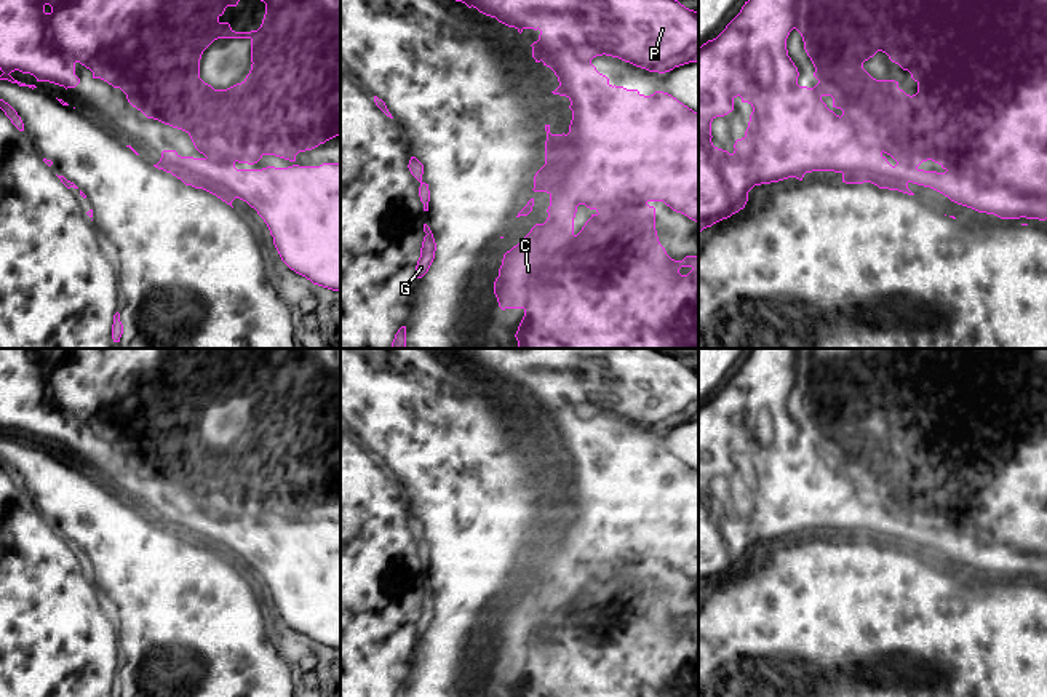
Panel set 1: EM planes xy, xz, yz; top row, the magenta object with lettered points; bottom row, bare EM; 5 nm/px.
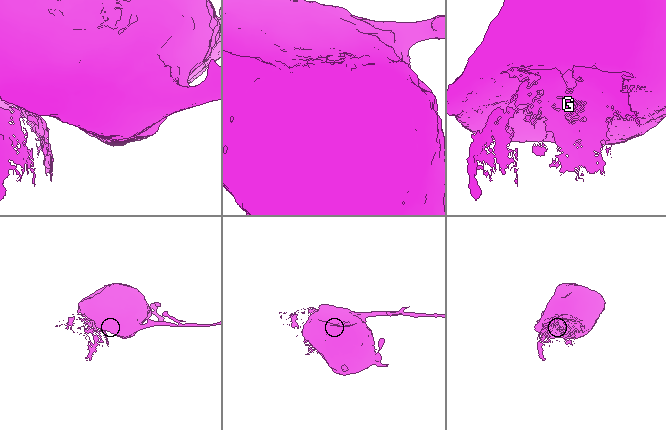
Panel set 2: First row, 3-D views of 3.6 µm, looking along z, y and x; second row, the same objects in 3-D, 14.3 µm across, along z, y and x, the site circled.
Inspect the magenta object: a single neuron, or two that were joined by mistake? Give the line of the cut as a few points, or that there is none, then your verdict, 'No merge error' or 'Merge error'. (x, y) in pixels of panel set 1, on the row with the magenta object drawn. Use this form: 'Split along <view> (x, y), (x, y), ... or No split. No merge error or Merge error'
Split along xy (162, 155), (175, 165), (226, 186), (237, 197). Merge error

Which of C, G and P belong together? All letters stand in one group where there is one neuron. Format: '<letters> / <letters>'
C P / G

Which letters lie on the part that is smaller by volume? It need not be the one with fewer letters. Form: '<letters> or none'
G

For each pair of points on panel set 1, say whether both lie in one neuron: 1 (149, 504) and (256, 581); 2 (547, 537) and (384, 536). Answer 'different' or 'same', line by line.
1: same
2: same

